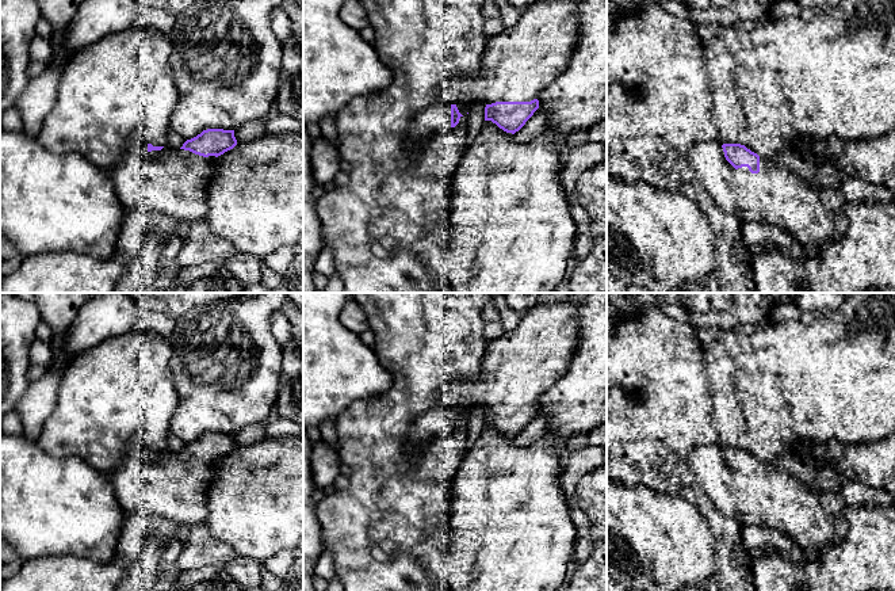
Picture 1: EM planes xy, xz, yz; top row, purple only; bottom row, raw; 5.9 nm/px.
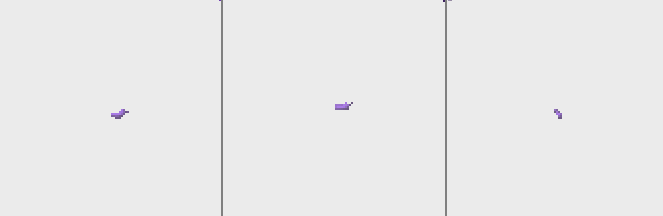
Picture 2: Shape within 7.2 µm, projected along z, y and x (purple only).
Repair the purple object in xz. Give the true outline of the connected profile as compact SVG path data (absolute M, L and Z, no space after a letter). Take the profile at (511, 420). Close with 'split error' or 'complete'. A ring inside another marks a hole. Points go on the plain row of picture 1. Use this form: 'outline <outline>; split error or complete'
outline M570 297L565 302L536 304L520 317L517 327L487 343L481 361L481 373L473 382L455 381L441 396L440 404L417 417L409 428L405 447L416 454L433 438L455 431L463 420L458 408L483 405L485 424L492 424L506 436L515 438L539 412L539 399L559 381L573 359L580 342L578 309L584 300Z; split error

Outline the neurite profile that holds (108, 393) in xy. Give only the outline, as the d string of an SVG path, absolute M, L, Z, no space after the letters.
M139 327L79 352L61 377L57 401L43 423L38 446L53 457L83 458L106 476L137 438L153 450L167 450L171 416L179 401L169 369L171 354L168 339Z

